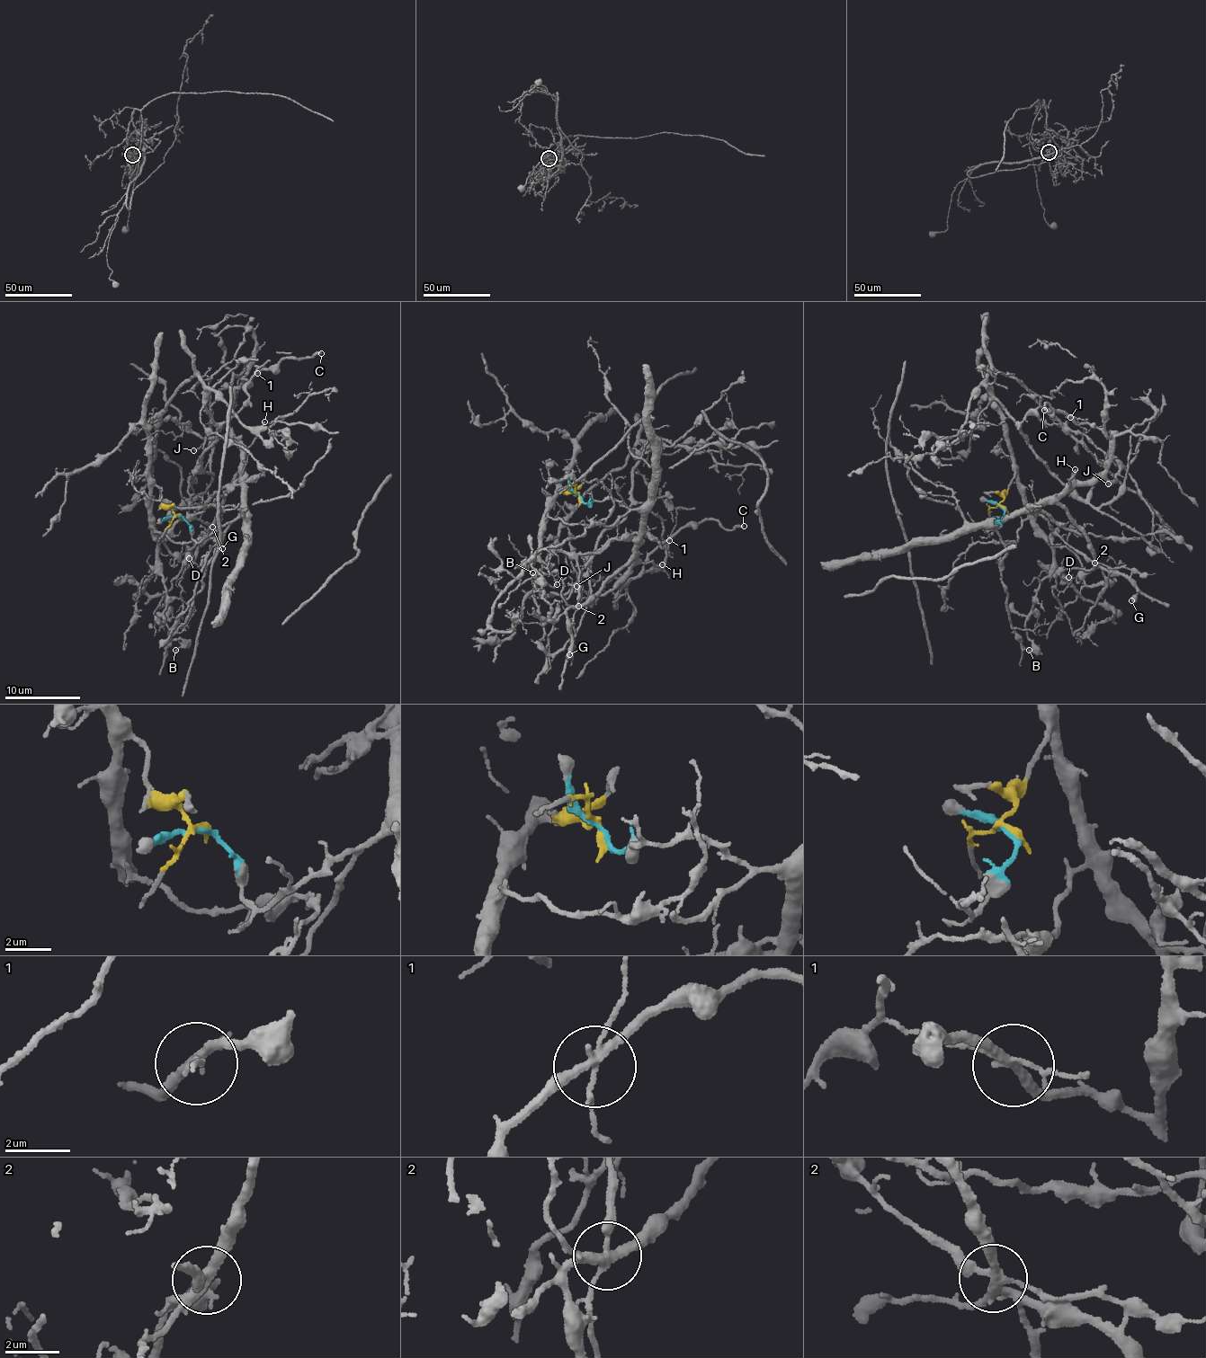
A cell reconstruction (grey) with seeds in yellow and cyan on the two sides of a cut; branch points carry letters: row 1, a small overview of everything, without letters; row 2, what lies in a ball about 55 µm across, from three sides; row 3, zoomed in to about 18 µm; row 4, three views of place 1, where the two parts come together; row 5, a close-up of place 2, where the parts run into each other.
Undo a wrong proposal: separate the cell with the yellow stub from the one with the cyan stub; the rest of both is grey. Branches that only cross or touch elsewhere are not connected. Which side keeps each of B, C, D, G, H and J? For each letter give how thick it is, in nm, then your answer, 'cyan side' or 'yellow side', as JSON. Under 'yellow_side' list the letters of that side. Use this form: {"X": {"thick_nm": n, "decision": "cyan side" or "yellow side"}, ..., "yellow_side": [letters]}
{"B": {"thick_nm": 150, "decision": "yellow side"}, "C": {"thick_nm": 280, "decision": "cyan side"}, "D": {"thick_nm": 120, "decision": "cyan side"}, "G": {"thick_nm": 480, "decision": "cyan side"}, "H": {"thick_nm": 180, "decision": "cyan side"}, "J": {"thick_nm": 100, "decision": "cyan side"}, "yellow_side": ["B"]}

